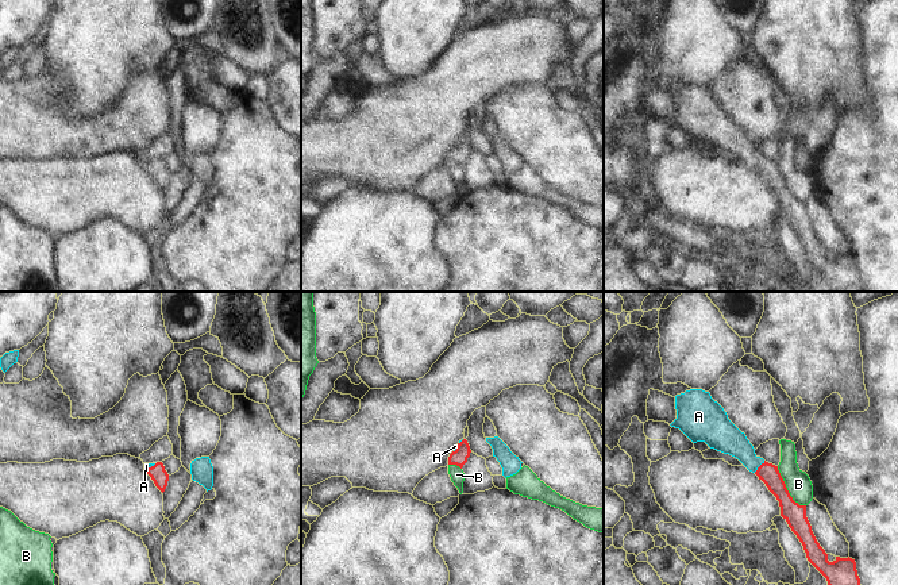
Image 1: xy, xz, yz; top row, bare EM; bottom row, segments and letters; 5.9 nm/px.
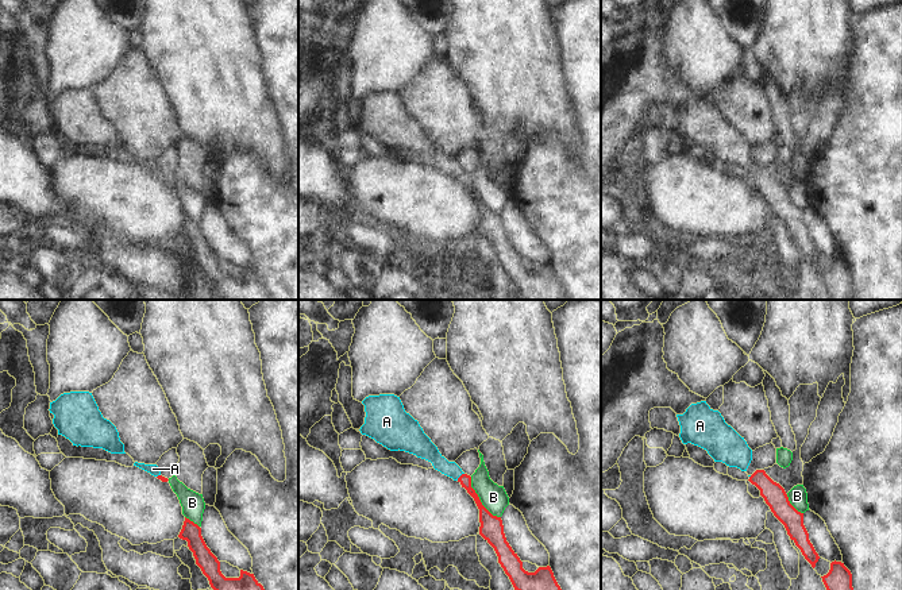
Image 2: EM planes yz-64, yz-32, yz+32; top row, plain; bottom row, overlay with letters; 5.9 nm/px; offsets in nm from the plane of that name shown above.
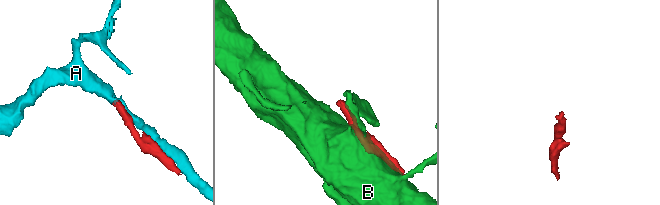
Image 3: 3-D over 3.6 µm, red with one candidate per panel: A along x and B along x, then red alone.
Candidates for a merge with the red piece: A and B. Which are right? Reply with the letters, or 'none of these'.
A

